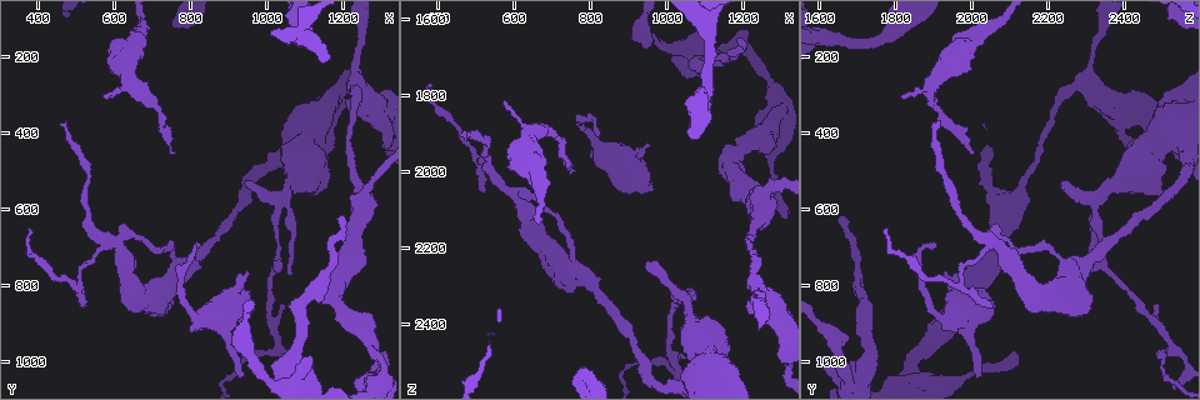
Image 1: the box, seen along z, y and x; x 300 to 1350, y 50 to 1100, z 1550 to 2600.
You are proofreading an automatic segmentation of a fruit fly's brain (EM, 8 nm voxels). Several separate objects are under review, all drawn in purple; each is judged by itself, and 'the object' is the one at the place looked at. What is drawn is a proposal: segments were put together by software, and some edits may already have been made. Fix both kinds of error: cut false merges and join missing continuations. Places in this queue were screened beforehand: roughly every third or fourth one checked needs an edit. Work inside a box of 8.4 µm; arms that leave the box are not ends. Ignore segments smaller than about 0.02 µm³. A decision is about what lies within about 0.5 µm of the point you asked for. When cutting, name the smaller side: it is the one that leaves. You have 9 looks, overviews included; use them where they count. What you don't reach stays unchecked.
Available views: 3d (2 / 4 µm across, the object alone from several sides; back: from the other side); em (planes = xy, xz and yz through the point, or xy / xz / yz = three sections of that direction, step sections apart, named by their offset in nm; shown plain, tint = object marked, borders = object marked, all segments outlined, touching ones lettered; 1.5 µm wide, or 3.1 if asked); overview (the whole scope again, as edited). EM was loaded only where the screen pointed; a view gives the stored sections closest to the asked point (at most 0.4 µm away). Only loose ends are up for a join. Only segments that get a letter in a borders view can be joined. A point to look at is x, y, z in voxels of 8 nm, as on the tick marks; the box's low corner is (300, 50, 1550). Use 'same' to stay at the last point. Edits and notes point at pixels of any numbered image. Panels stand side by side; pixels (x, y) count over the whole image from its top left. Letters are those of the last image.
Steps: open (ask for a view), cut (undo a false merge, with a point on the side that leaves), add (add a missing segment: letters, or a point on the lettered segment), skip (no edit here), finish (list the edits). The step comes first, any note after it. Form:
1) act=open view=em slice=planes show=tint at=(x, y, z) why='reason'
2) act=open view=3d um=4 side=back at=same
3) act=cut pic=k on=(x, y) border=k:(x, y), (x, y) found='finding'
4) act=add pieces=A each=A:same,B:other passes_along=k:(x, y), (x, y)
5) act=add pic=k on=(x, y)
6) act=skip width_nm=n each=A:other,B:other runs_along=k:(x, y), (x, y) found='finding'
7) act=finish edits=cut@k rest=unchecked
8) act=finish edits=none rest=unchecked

act=open view=3d um=2 side=back at=(935, 1030, 2030) why='branch stops here'

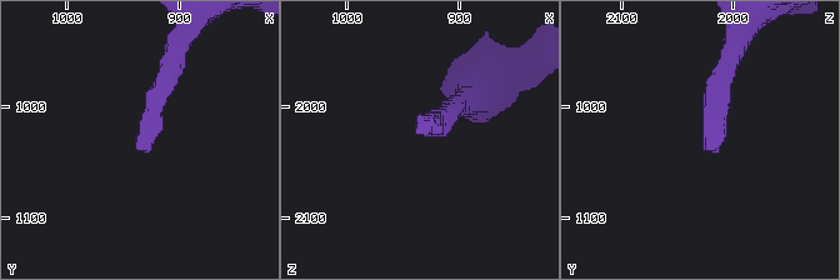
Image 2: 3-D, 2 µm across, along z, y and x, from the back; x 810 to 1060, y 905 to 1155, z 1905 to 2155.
act=open view=em slice=planes show=plain at=(928, 1034, 2028)

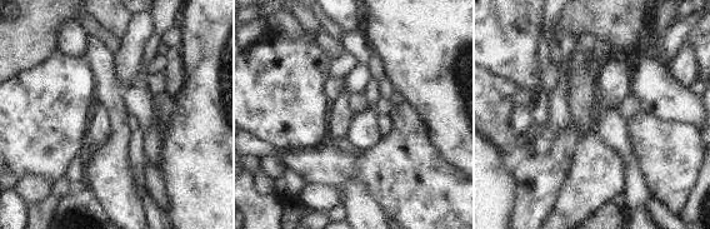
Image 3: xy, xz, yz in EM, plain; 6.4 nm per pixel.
act=open view=em slice=planes show=borders at=same

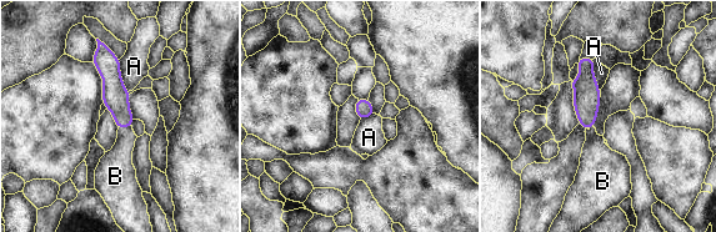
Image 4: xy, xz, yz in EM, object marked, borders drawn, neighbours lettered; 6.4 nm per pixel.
act=add pic=4 on=(116, 164) each=A:other,B:same passes_along=4:(115, 96), (125, 126), (116, 164) found='it goes on there'

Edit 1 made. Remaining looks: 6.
act=open view=overview

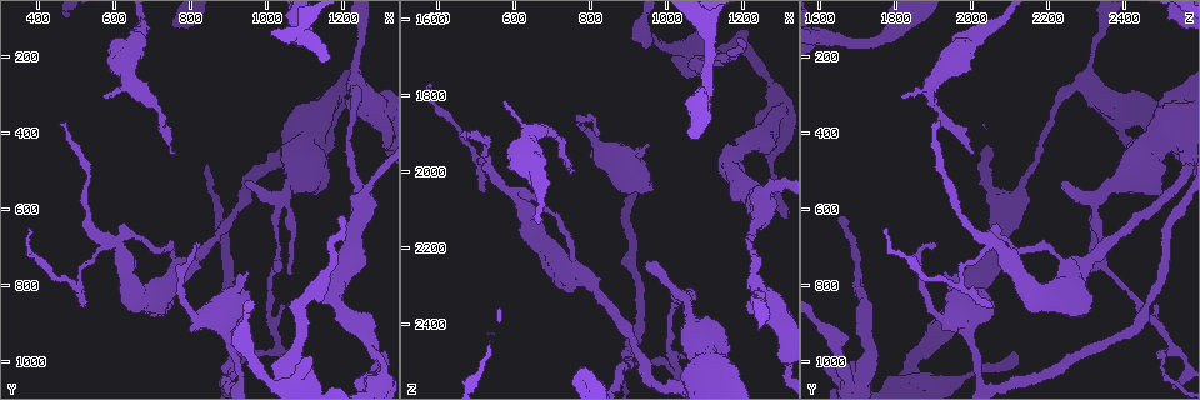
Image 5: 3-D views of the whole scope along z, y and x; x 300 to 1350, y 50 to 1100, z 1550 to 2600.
act=open view=3d um=4 at=(1060, 990, 1730) why='thick turns thin'

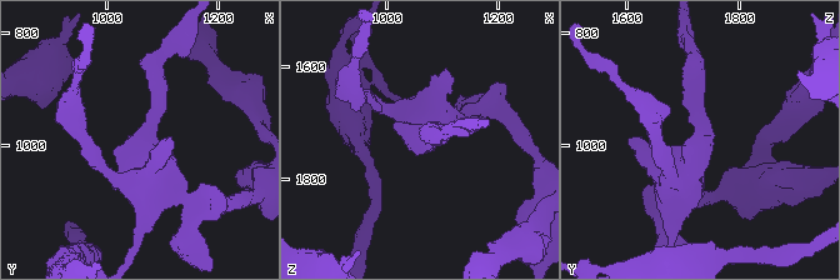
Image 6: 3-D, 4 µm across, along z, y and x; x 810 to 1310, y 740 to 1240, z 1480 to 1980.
act=open view=em slice=xz step=8 show=tint at=(1065, 985, 1730) arm_widths_nm=260,420

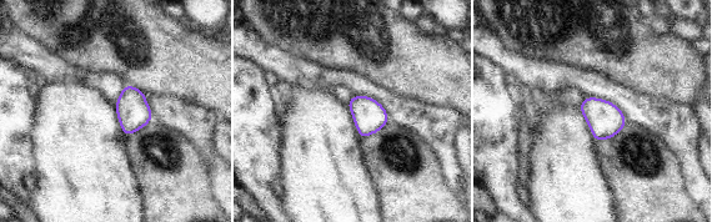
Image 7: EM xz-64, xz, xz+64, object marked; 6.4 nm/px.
act=open view=em slice=xz step=8 show=borders at=same

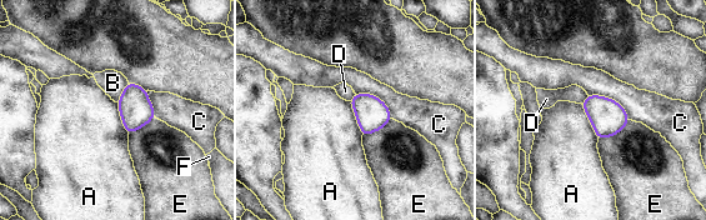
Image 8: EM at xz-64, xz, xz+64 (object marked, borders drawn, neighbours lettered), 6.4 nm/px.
act=skip each=A:other,B:other,C:other,D:other,E:other,F:other border=8:(587, 94), (614, 99), (630, 119) found='all the same neuron'

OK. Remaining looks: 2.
act=finish edits=add@4 rest=unchecked

